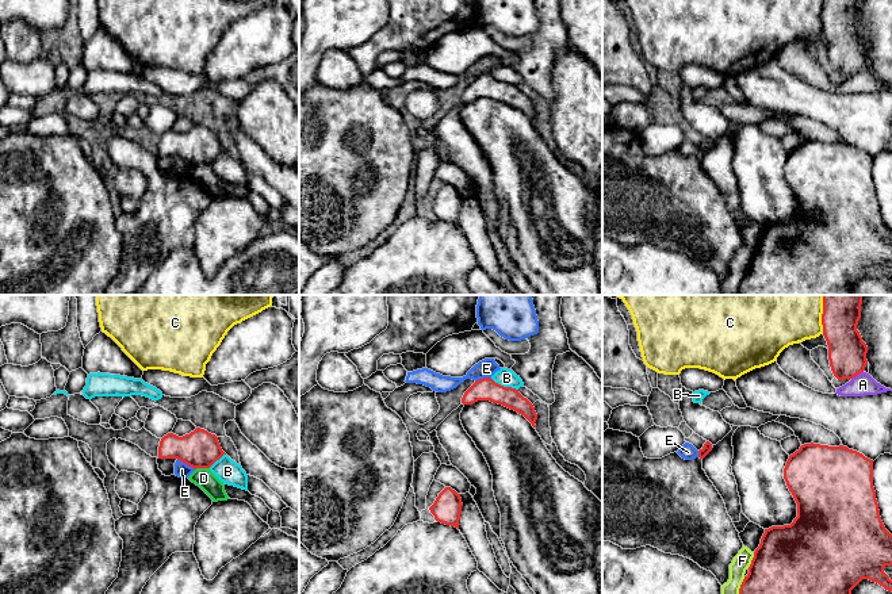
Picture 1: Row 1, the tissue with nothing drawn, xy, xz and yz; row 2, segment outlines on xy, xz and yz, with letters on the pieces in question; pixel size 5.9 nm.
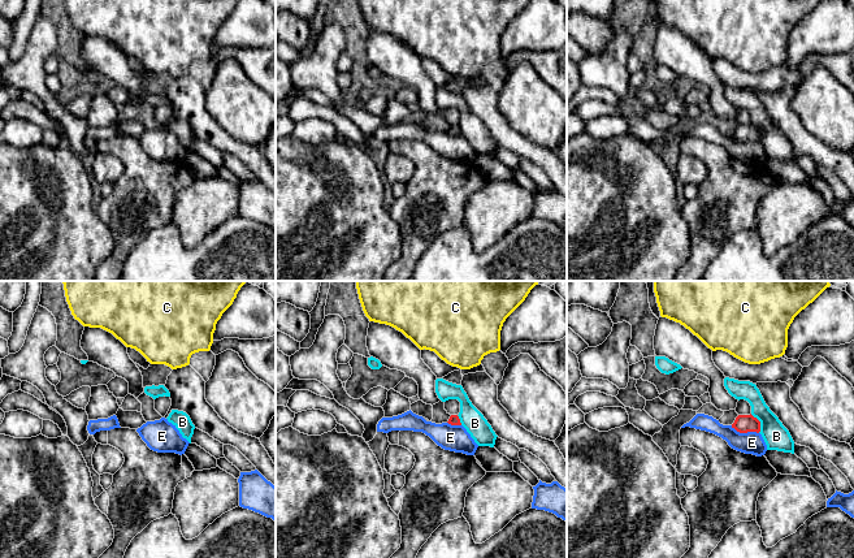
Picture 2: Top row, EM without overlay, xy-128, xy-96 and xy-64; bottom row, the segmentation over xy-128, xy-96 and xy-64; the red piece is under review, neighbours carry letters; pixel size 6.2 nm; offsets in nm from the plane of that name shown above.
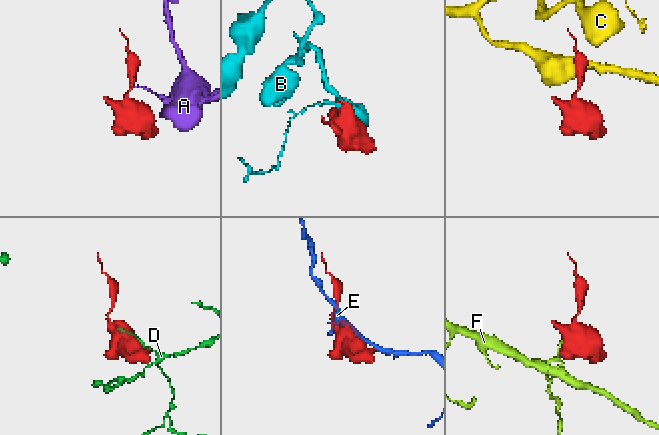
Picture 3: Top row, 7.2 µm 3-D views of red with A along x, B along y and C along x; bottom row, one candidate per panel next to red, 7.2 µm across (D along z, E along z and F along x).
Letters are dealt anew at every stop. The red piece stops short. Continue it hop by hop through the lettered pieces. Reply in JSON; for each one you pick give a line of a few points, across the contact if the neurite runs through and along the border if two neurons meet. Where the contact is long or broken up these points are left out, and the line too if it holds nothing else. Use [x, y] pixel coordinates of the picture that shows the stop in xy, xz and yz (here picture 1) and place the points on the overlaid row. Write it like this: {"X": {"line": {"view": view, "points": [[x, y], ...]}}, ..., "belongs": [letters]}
{"belongs": []}

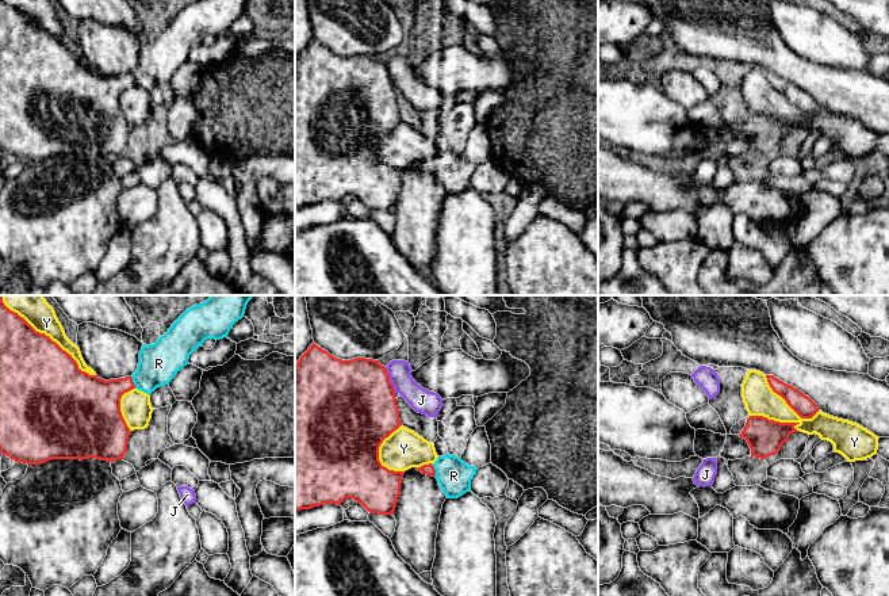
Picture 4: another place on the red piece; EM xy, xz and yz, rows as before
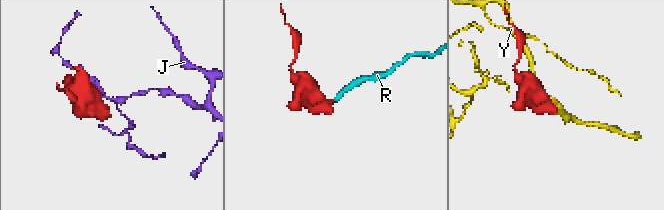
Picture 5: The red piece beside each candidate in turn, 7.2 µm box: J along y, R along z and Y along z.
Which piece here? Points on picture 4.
{"R": {"line": {"view": "xy", "points": [[96, 402], [114, 389], [133, 382], [142, 379], [158, 363]]}}, "belongs": ["R"]}

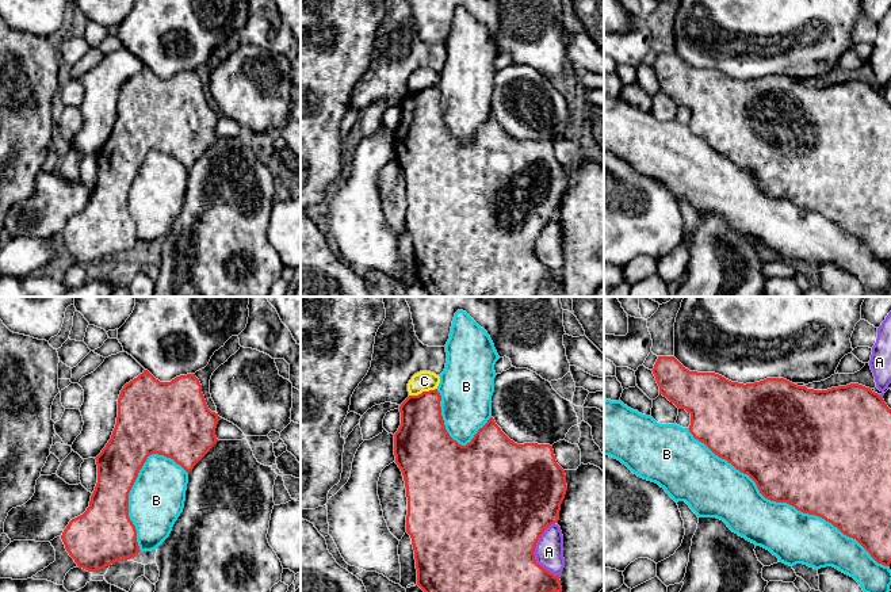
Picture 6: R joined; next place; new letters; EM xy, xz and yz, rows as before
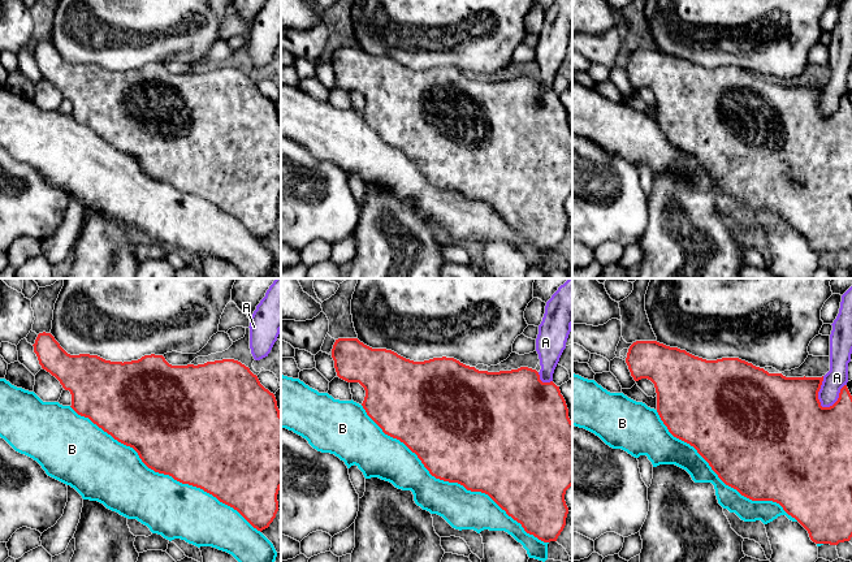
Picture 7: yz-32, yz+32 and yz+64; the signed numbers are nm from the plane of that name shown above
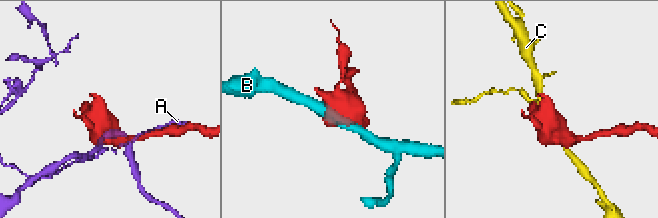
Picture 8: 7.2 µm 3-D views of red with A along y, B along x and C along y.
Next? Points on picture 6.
{"belongs": []}

